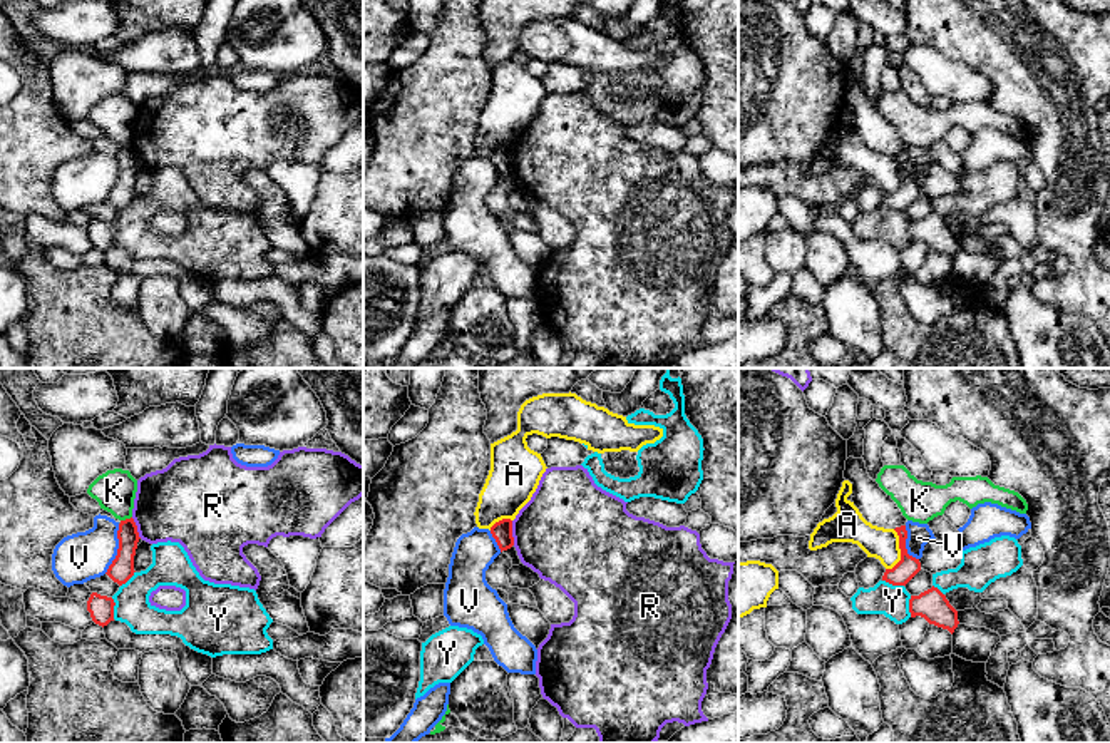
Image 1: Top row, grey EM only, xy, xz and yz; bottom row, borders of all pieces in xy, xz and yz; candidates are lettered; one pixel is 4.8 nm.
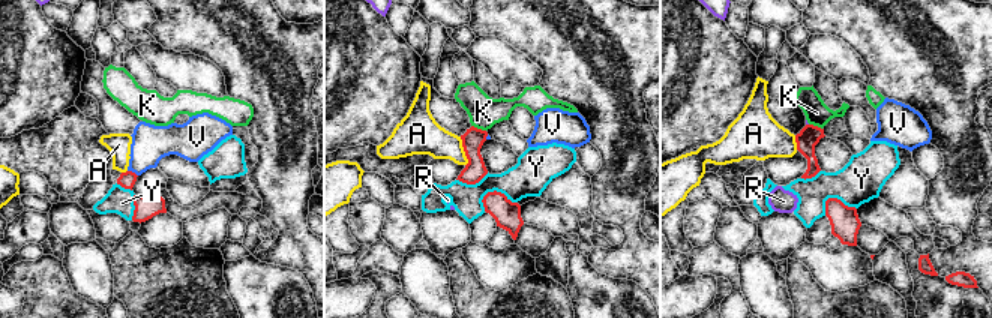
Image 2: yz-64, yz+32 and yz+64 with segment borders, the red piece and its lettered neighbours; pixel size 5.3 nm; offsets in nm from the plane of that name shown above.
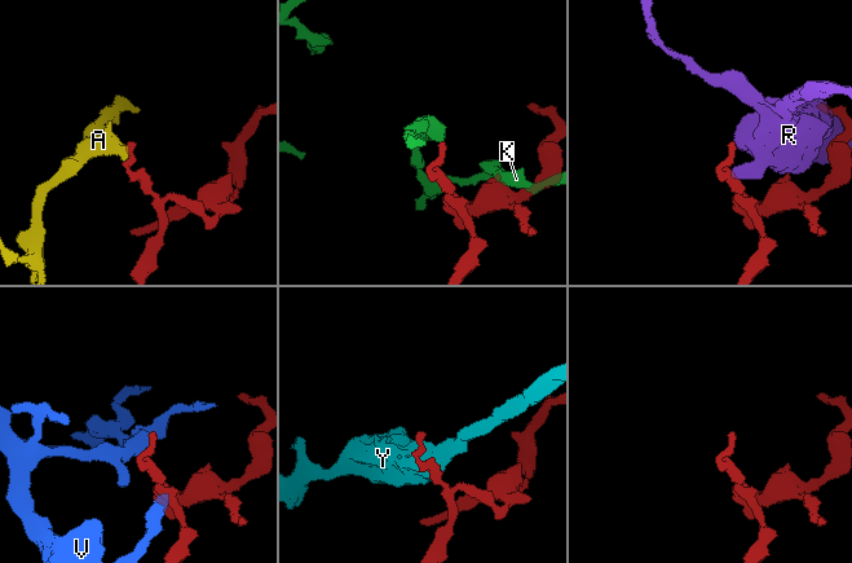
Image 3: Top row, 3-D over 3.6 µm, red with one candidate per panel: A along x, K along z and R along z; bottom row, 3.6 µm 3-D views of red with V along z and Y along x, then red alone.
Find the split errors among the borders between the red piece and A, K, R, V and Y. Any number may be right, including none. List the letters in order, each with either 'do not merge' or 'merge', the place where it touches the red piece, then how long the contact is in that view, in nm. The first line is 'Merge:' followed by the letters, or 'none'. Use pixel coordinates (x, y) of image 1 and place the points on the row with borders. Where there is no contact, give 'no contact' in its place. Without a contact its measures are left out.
Merge: none
A: do not merge; meets red in yz at (901, 551); contact 200 nm long
K: do not merge; meets red in xy at (126, 519); contact 60 nm long
R: do not merge; meets red in xz at (511, 532); contact 120 nm long
V: do not merge; meets red in xy at (118, 549); contact 260 nm long
Y: do not merge; meets red in xy at (113, 608); contact 110 nm long

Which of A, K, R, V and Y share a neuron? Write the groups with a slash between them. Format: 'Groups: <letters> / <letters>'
Groups: A / K / R / V / Y

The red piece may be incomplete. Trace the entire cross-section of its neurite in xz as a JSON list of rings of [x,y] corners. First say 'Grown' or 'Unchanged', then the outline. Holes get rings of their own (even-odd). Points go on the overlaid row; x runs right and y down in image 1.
Unchanged. [[[502,519],[502,520],[496,522],[491,527],[491,534],[496,539],[501,552],[507,551],[514,546],[512,520],[511,519]]]

